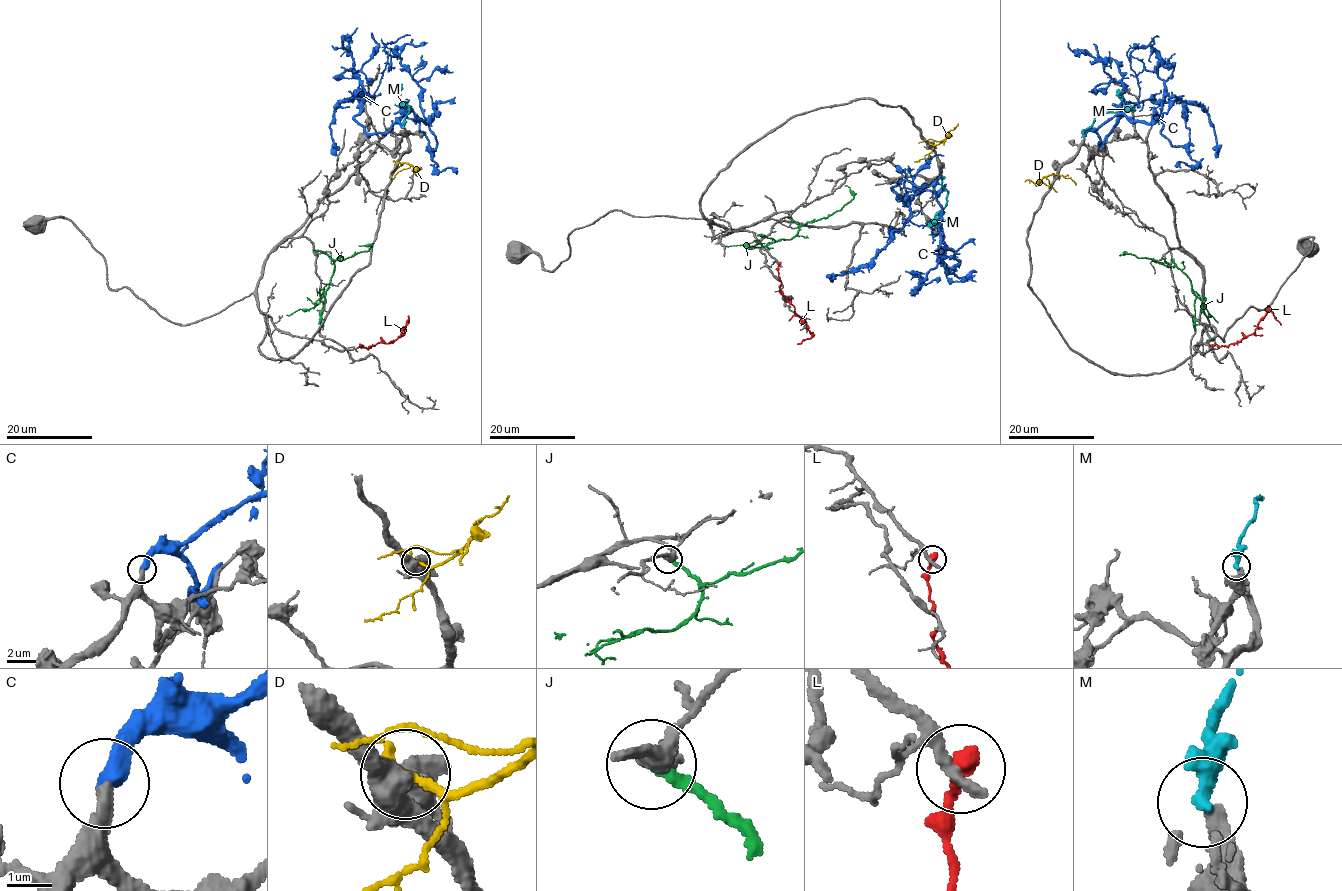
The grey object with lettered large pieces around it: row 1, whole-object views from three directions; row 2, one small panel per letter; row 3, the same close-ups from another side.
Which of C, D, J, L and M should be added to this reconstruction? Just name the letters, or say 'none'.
none

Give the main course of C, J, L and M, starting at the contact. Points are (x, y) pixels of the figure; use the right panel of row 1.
C: (1084, 136), (1093, 131), (1101, 144), (1122, 103), (1193, 102), (1214, 128), (1216, 157)
J: (1172, 260), (1190, 279), (1195, 295), (1218, 321)
L: (1213, 345), (1230, 345), (1253, 334), (1267, 311), (1281, 325)
M: (1083, 136), (1095, 117), (1124, 108), (1118, 89)

